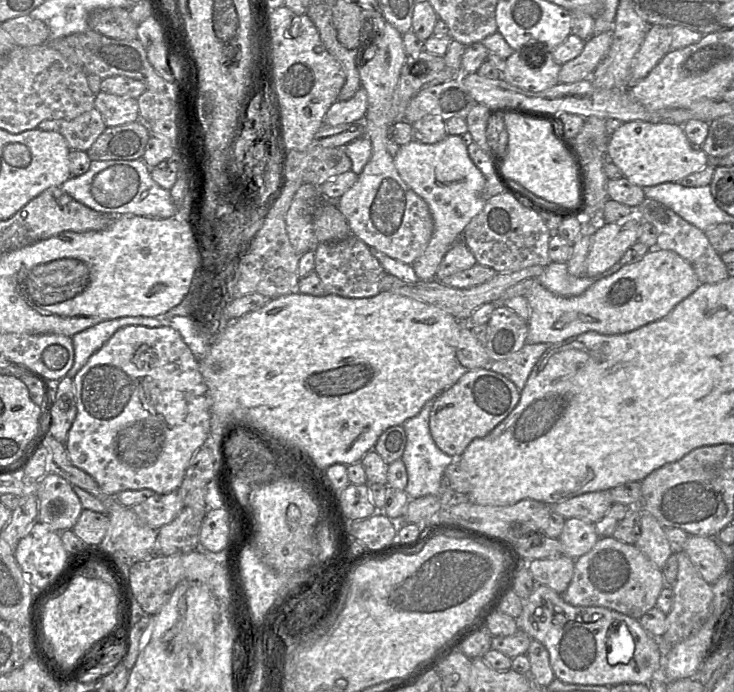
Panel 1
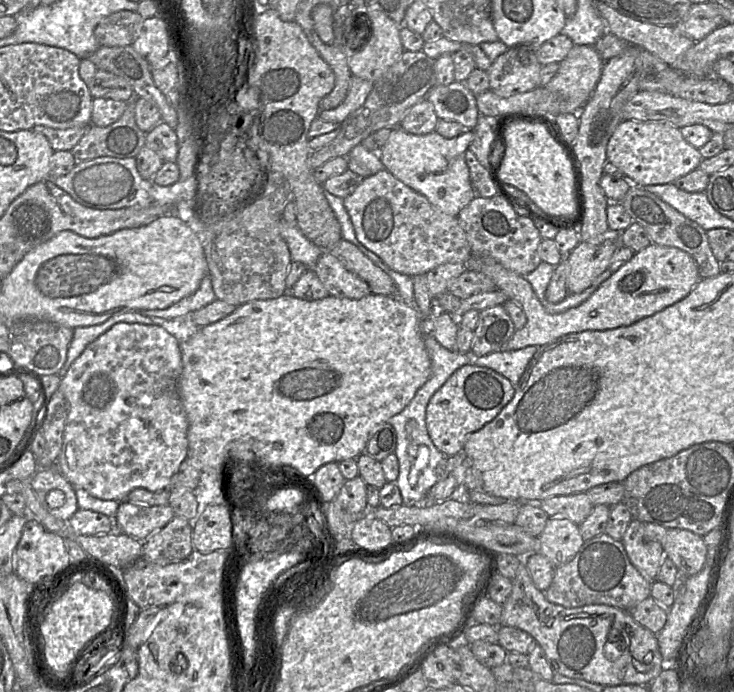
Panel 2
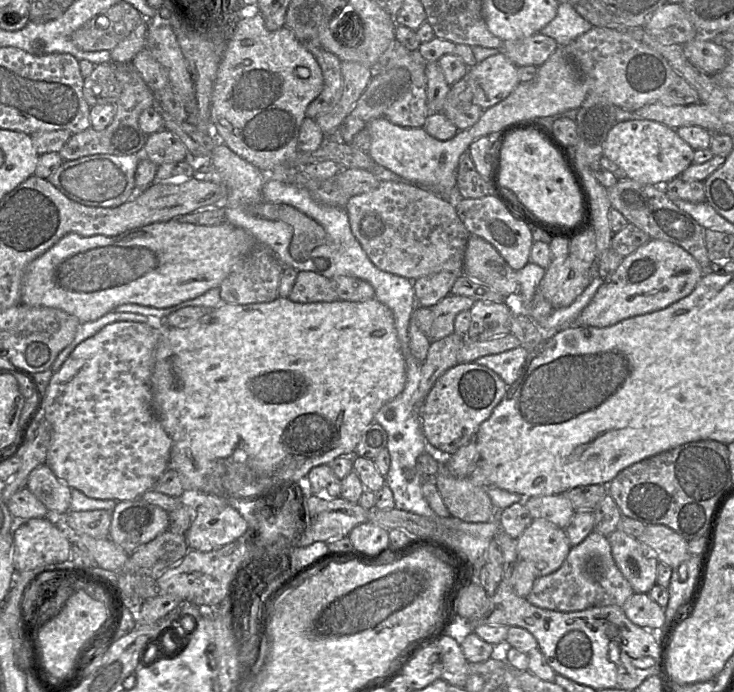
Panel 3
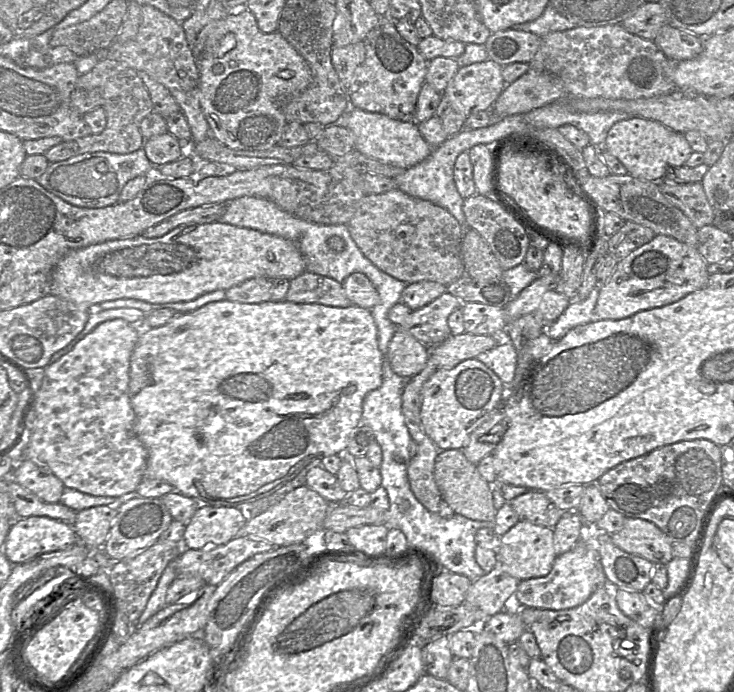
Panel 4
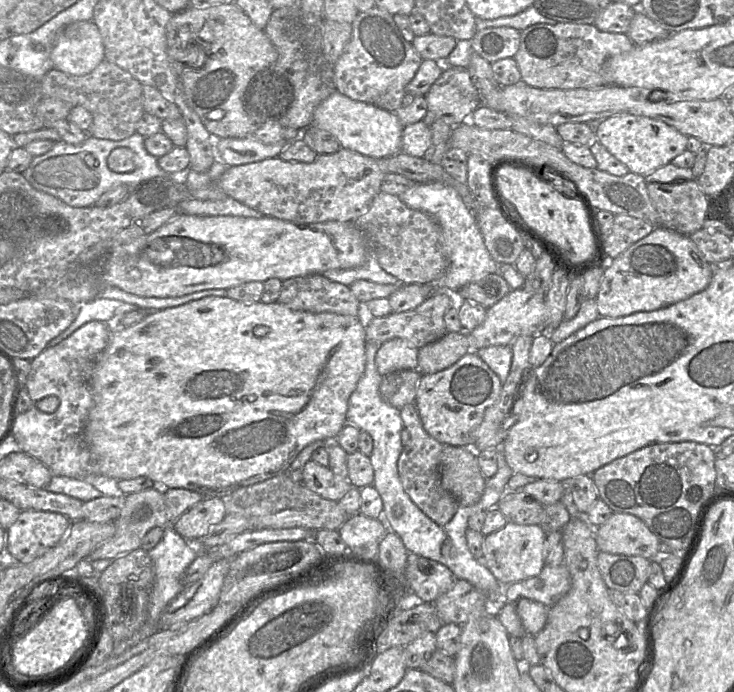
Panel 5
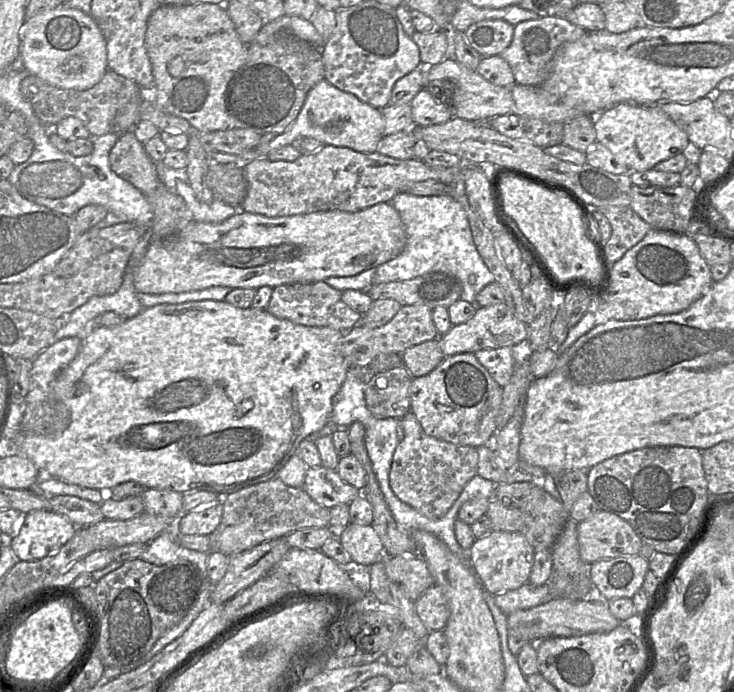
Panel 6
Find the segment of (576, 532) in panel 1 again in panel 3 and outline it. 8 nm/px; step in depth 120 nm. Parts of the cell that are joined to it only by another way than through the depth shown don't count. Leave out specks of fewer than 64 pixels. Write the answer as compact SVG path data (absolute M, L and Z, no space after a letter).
M534 519L516 539L519 560L530 562L537 577L558 570L572 546L565 529L545 519Z

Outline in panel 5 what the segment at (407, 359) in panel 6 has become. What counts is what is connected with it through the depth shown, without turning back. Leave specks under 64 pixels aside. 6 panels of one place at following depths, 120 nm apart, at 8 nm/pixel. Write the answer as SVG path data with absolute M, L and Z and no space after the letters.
M447 332L442 338L418 349L418 367L422 374L442 371L471 351L468 332Z

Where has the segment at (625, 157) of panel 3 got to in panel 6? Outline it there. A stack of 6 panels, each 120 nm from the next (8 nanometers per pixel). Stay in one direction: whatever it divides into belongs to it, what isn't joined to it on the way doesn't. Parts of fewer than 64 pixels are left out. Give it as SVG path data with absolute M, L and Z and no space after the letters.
M621 102L594 117L596 140L607 147L630 171L644 172L658 163L684 151L689 143L688 136L657 105L638 105Z

